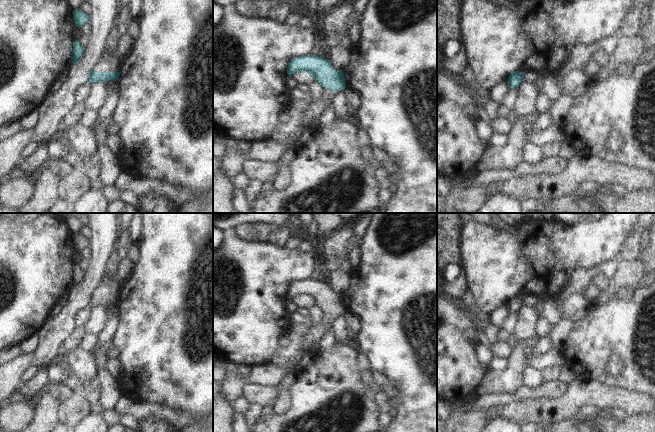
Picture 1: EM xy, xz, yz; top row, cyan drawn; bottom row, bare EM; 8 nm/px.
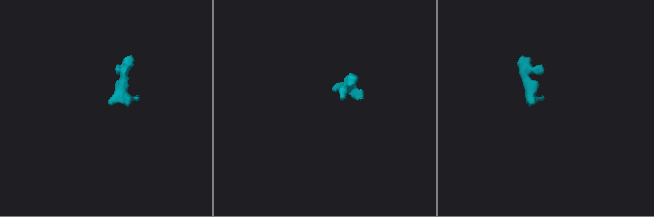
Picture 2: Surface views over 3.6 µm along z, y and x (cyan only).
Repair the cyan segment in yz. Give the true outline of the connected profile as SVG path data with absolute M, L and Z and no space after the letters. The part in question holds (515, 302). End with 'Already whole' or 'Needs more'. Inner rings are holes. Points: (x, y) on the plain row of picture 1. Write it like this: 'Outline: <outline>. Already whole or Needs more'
Outline: M514 295L508 300L508 307L510 312L518 312L523 306L524 297L519 295Z. Already whole

